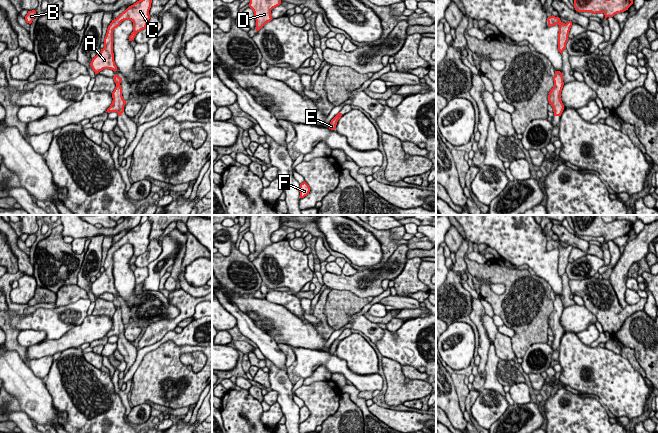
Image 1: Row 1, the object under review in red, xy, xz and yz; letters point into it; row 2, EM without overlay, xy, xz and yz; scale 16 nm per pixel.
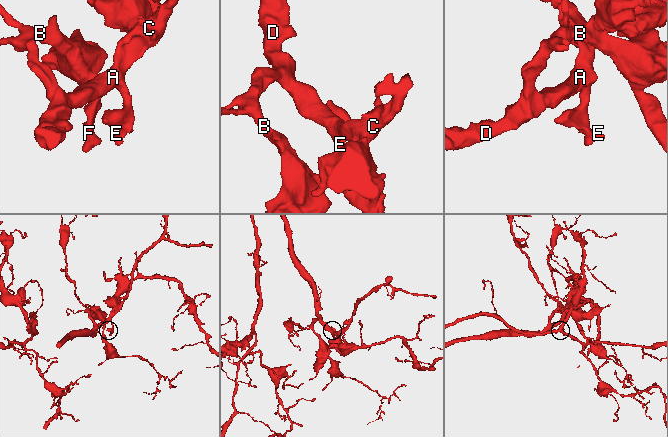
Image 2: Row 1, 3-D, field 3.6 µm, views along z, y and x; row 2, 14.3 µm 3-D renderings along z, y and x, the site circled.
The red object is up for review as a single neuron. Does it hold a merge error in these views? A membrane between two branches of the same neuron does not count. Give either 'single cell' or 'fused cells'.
single cell

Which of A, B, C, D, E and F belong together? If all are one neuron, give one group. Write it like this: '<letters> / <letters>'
A B C D E F

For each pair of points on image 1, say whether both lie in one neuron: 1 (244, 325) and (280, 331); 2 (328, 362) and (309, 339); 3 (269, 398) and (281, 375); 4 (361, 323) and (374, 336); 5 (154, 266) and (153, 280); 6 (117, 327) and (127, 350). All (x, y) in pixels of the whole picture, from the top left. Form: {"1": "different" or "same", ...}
{"1": "different", "2": "different", "3": "different", "4": "same", "5": "same", "6": "same"}

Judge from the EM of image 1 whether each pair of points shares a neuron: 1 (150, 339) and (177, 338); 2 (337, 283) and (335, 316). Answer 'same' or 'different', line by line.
1: different
2: different

